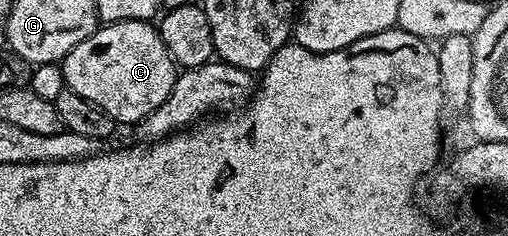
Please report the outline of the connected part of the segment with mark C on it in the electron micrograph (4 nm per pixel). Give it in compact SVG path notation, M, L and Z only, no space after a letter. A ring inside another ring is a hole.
M151 21L100 24L93 35L63 56L61 66L66 88L101 107L120 126L128 127L146 119L169 99L177 76L176 63Z

